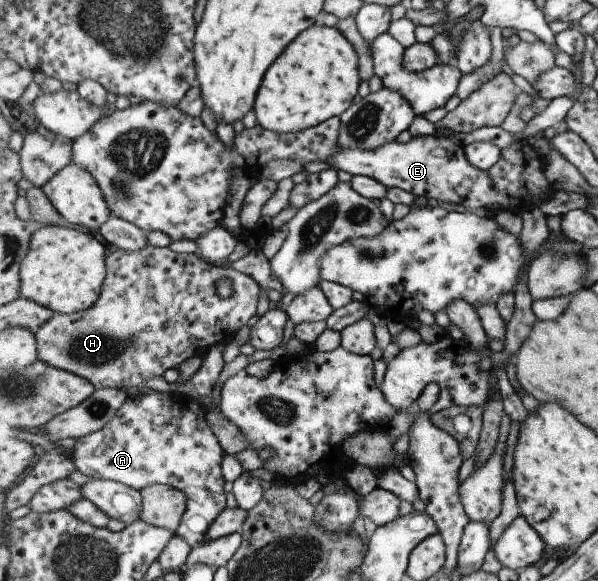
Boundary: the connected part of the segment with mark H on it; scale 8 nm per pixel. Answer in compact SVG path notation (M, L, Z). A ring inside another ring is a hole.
M153 245L137 252L118 249L108 256L107 281L96 305L80 313L56 313L36 333L38 356L52 366L88 379L96 391L140 388L144 380L168 374L172 368L178 370L190 358L206 358L211 346L231 342L236 332L244 328L252 316L256 316L258 296L260 283L255 278L232 267L210 264L200 258L198 252L177 254L172 248ZM222 278L228 278L234 284L234 294L230 298L222 298L218 294L216 284Z

